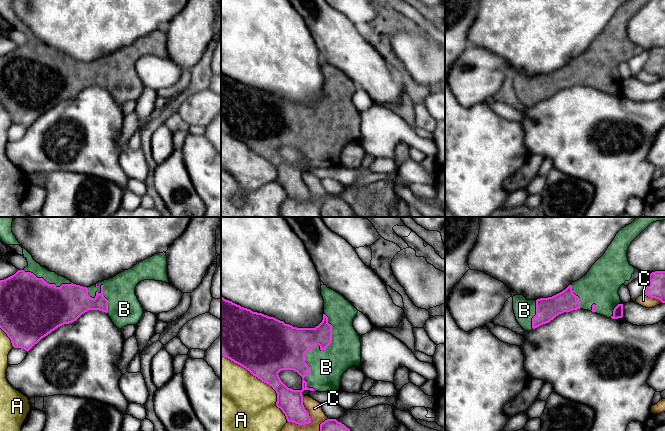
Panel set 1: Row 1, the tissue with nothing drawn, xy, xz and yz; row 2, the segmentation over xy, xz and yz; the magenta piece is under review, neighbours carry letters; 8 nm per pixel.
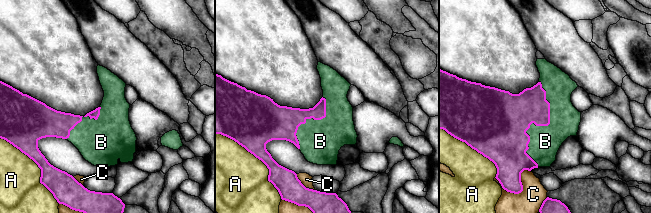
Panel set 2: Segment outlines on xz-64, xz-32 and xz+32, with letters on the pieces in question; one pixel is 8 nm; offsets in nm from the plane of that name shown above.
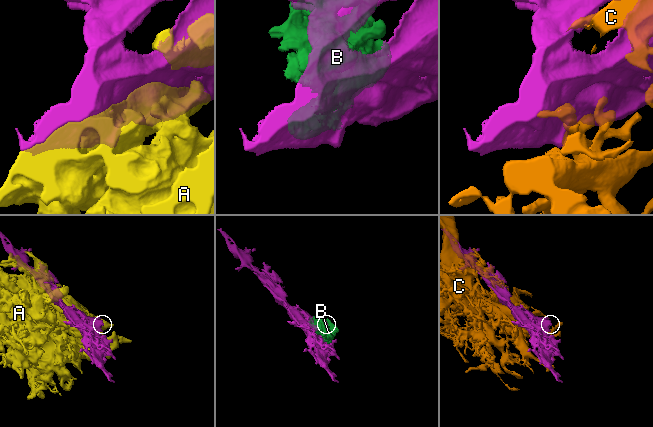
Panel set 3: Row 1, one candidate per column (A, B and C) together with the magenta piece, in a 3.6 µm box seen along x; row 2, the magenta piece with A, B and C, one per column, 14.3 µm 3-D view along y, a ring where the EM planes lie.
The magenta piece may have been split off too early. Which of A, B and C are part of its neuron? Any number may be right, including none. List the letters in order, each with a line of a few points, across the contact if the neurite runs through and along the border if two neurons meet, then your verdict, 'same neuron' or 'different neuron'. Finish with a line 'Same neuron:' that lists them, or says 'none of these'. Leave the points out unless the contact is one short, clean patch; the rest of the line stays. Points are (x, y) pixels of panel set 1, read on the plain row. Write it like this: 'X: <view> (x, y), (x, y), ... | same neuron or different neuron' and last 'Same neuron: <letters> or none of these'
A: different neuron
B: same neuron
C: different neuron
Same neuron: B

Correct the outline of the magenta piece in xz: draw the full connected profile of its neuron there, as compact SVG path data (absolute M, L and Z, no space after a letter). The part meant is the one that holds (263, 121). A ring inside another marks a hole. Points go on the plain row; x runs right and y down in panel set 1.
M321 61L321 71L324 76L322 98L315 104L297 104L285 100L274 93L253 88L221 73L221 132L248 146L253 152L271 162L277 169L276 182L285 190L288 198L298 201L311 199L308 187L303 181L304 166L329 168L338 167L343 149L352 142L360 143L361 118L360 112L353 103L353 95L358 86L342 71ZM282 146L293 146L302 153L302 165L288 164L280 155L278 149Z

